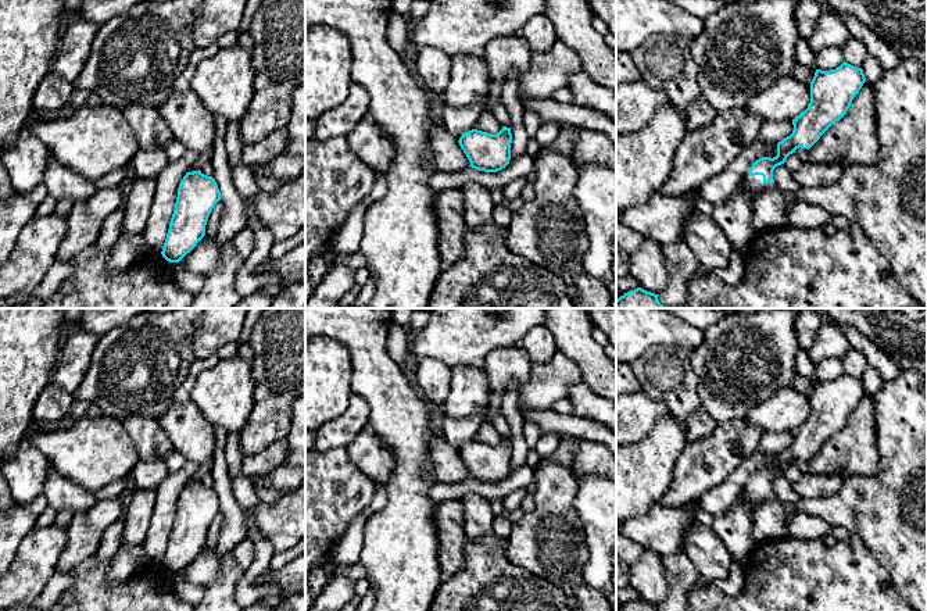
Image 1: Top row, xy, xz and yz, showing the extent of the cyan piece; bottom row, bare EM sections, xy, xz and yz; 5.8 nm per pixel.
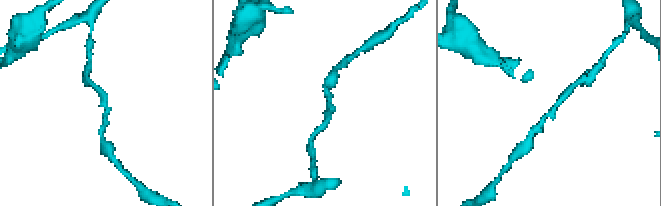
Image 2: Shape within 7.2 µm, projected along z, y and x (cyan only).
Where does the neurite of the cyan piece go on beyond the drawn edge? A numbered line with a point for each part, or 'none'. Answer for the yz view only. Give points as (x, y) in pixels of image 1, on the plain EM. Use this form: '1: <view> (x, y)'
1: yz (755, 496)

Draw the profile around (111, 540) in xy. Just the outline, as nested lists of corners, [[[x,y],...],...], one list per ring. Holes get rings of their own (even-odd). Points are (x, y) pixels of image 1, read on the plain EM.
[[[121,518],[105,529],[100,540],[99,549],[93,555],[97,564],[110,561],[119,550],[119,547],[122,546],[124,528],[125,524]]]

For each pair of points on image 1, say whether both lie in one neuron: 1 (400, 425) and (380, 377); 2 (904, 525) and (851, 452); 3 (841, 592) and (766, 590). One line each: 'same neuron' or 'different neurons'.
1: same neuron
2: different neurons
3: same neuron

